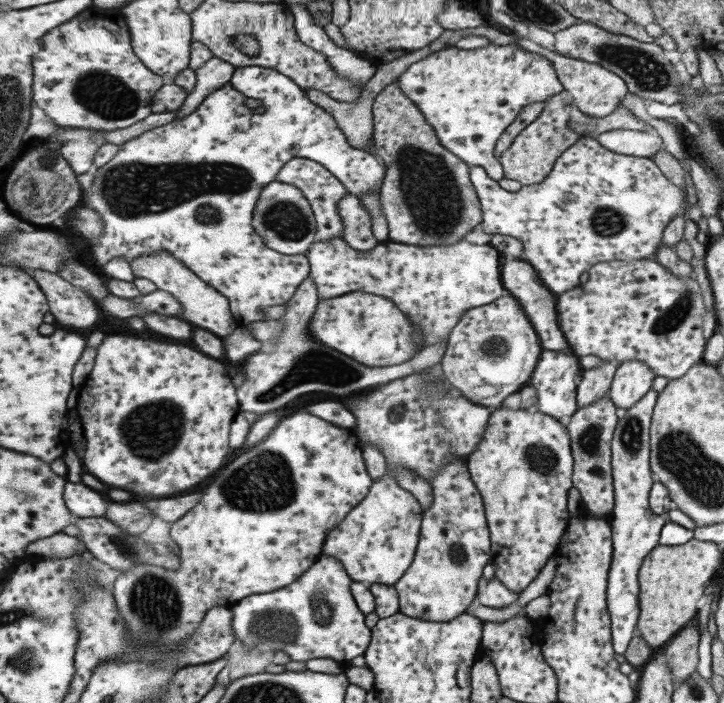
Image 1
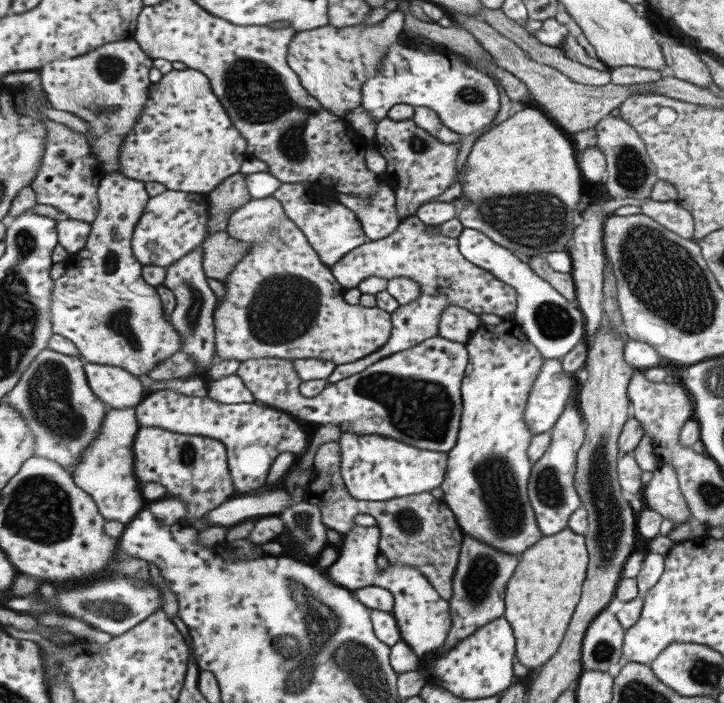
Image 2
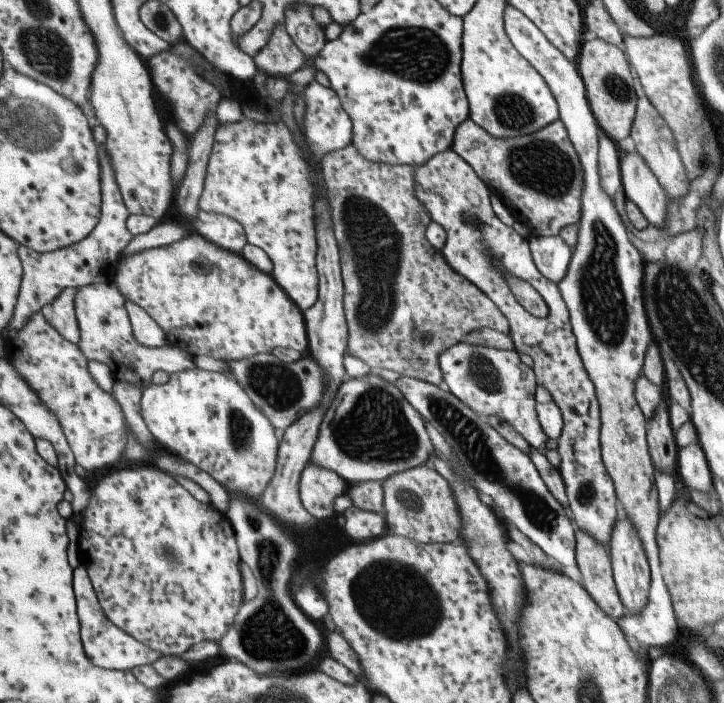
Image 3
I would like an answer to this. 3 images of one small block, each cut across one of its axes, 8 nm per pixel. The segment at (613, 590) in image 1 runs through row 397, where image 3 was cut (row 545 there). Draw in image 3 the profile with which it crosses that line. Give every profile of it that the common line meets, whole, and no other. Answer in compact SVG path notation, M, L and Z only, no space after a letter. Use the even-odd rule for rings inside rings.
M508 4L505 8L505 28L513 46L517 47L523 58L529 59L552 87L557 102L560 103L561 122L568 126L569 138L581 157L584 184L581 193L581 222L579 222L579 242L573 254L565 280L558 284L565 302L572 314L573 332L576 334L579 352L584 369L596 386L601 410L601 454L605 454L605 466L613 474L617 502L621 514L633 523L640 541L644 545L645 558L649 565L650 584L647 604L637 614L625 613L617 618L621 630L633 638L638 646L659 648L669 646L675 641L677 626L669 593L663 582L657 545L655 526L659 516L658 496L655 489L650 451L645 440L646 420L639 410L633 386L642 374L643 356L649 340L652 340L649 324L645 320L645 308L641 298L641 256L635 246L629 244L623 222L619 220L609 196L599 186L597 176L597 140L599 128L592 109L585 100L585 88L576 63L545 36L544 31L519 8Z

